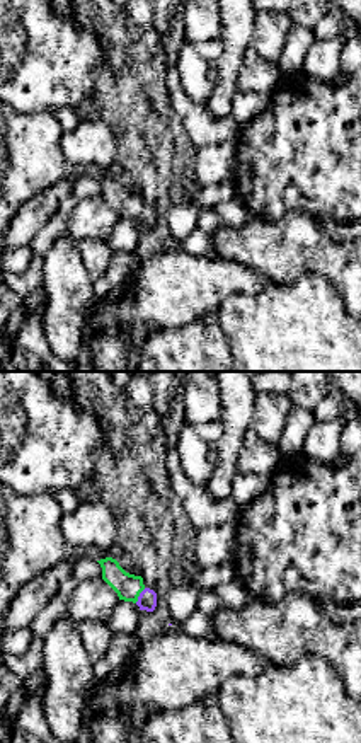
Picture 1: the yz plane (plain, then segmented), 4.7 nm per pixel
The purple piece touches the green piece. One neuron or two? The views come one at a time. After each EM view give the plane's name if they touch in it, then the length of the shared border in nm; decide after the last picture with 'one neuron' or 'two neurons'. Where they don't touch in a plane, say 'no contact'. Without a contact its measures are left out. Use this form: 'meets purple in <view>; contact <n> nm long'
meets purple in yz; contact 90 nm long

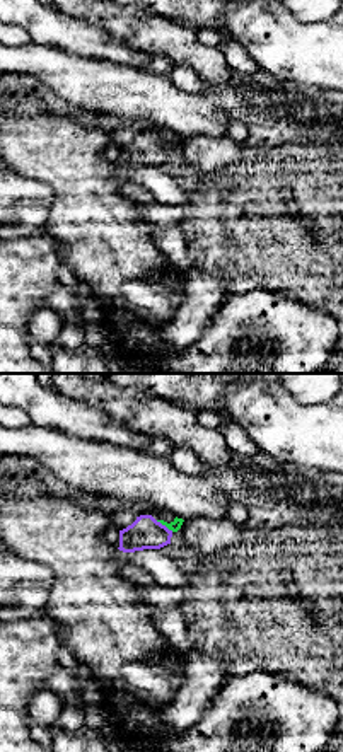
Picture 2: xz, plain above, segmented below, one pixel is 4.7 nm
meets purple in xz; contact 100 nm long

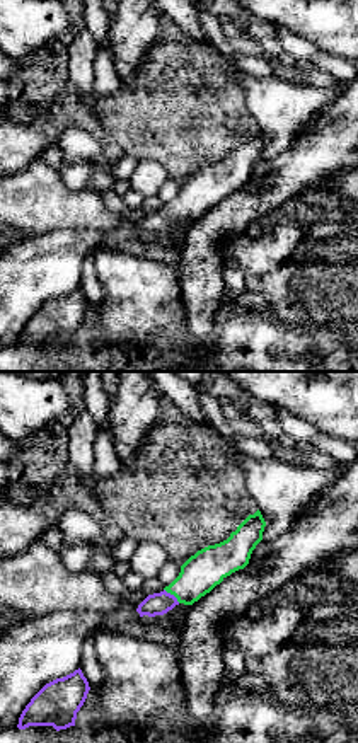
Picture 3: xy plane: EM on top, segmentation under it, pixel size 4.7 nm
meets purple in xy; contact 100 nm long

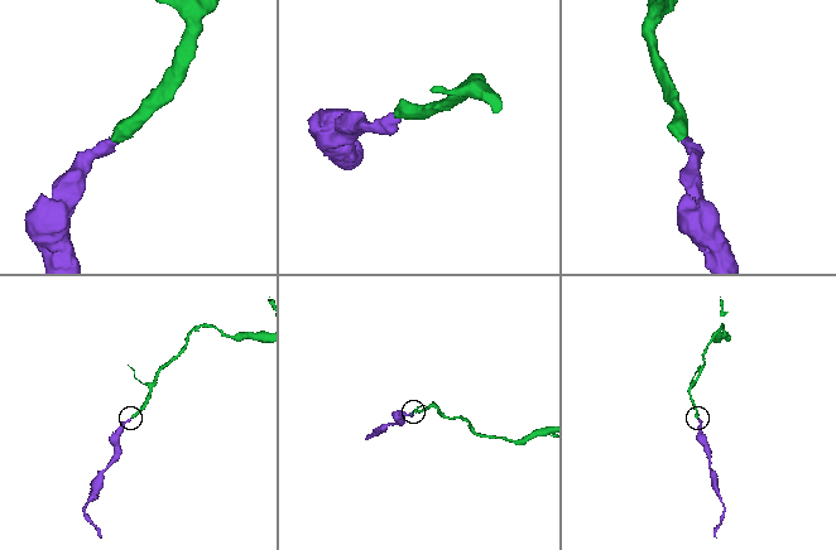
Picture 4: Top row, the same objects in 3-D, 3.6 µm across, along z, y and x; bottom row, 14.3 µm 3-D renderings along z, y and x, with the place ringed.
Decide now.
one neuron

